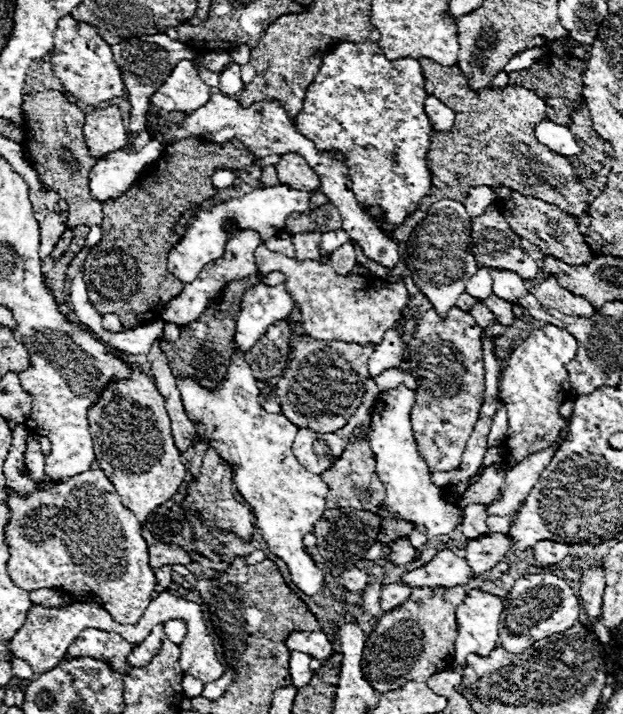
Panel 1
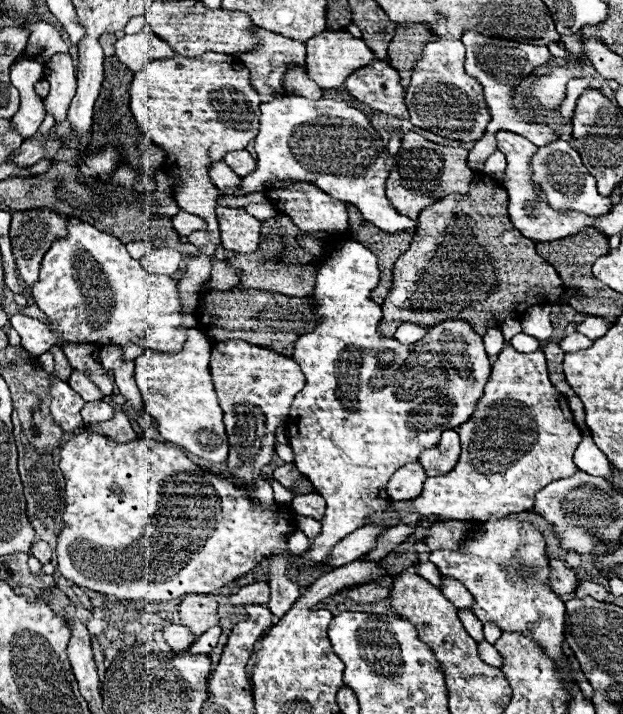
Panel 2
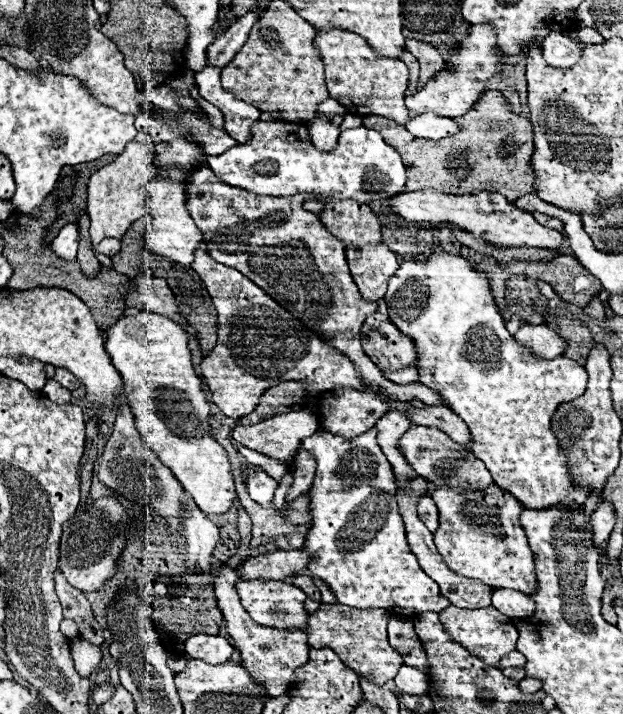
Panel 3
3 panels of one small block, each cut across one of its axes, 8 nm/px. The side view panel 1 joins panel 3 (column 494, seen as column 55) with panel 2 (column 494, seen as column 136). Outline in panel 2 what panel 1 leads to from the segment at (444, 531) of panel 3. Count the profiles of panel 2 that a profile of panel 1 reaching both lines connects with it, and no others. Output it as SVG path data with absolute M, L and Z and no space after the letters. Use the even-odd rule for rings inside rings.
M508 518L500 520L488 520L480 522L482 532L476 534L474 538L468 538L462 542L462 548L458 552L452 550L436 550L430 554L430 562L436 564L442 576L456 578L458 582L464 584L464 588L472 594L474 598L474 614L482 622L496 622L500 630L504 632L520 632L524 636L534 638L550 658L554 658L558 664L564 660L562 652L562 642L564 642L564 602L548 588L548 556L546 556L546 546L542 534L528 522L516 522Z

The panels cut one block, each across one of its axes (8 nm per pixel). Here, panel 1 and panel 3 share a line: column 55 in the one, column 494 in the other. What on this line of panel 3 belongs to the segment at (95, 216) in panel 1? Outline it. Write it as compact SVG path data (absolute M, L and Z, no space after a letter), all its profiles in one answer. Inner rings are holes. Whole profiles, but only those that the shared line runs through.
M486 90L464 116L456 116L454 120L460 124L460 132L432 142L412 136L404 126L382 116L364 116L364 126L378 130L400 152L408 172L406 190L432 188L456 196L492 190L506 196L508 202L536 192L536 176L530 166L536 148L532 122L510 112L500 90Z

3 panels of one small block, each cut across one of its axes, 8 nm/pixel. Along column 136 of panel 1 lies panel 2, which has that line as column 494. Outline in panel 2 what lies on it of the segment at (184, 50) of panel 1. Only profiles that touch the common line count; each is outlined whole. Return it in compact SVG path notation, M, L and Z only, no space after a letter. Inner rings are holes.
M464 30L462 44L466 46L464 68L470 76L476 76L476 80L480 78L480 84L484 86L484 96L490 108L492 120L488 124L486 134L494 136L498 130L505 129L524 136L536 146L550 144L552 140L560 138L560 130L556 126L544 124L542 120L536 120L534 116L530 116L530 112L524 110L514 96L522 80L532 76L538 68L552 64L552 54L548 52L546 46L532 46L532 44L522 44L522 42L512 42L512 40L490 38L476 30Z

